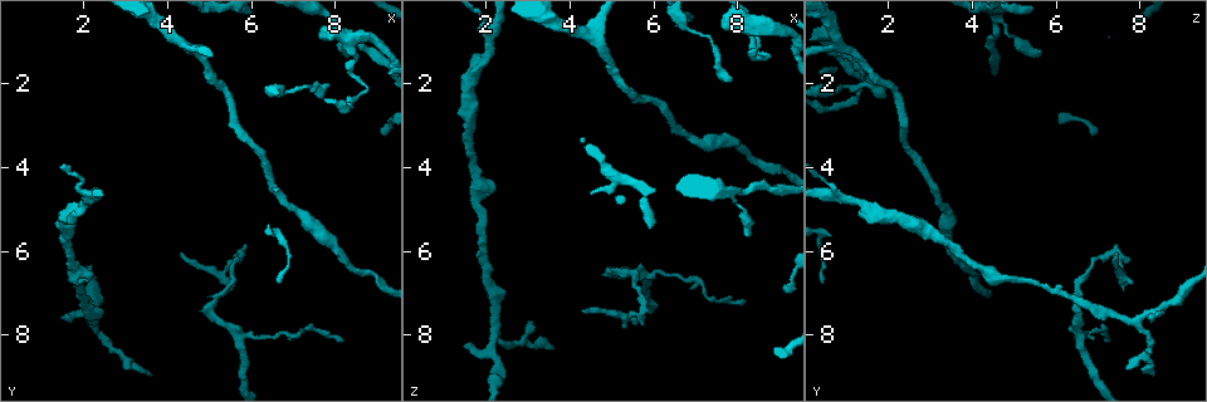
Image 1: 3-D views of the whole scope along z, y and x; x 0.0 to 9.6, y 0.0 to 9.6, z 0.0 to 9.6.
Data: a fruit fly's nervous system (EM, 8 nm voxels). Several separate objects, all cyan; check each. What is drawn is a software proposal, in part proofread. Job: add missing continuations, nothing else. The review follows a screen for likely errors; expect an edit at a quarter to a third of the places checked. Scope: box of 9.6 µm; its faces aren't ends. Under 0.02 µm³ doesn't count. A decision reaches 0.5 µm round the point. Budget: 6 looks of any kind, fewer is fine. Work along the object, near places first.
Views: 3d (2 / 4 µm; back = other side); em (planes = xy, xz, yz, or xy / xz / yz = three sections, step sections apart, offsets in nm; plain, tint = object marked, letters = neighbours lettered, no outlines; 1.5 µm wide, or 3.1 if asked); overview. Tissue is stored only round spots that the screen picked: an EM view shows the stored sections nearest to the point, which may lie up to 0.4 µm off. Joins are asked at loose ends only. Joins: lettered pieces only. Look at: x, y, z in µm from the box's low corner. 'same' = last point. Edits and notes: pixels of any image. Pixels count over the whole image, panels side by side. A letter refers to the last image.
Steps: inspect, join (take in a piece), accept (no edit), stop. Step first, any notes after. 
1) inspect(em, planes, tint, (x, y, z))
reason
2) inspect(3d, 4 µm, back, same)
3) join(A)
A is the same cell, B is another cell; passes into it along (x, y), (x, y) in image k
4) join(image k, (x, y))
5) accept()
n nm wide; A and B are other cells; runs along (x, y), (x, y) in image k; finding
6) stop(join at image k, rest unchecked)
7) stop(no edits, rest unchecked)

inspect(3d, 2 µm, (8.15, 8.20, 7.20))

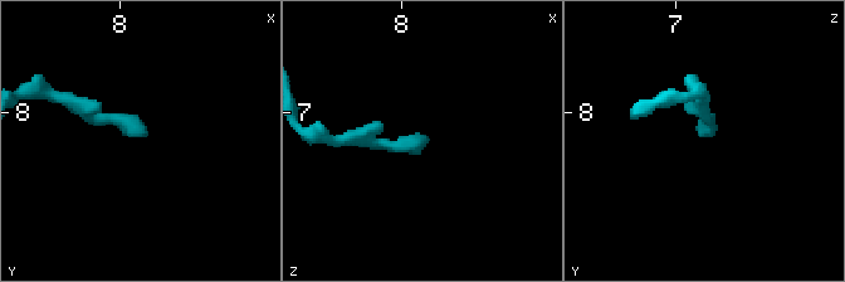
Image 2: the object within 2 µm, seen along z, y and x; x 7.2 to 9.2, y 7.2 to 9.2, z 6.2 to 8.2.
inspect(em, xy, step 8, tint, (8.12, 8.18, 7.18))
need the tissue

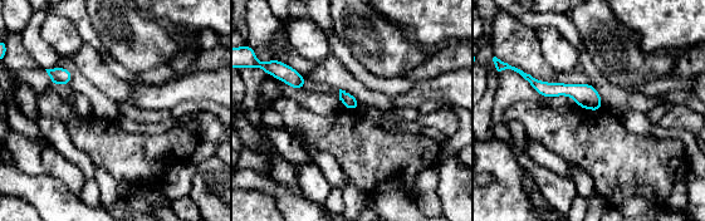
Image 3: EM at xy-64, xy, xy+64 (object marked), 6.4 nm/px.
inspect(em, planes, letters, same)
another direction

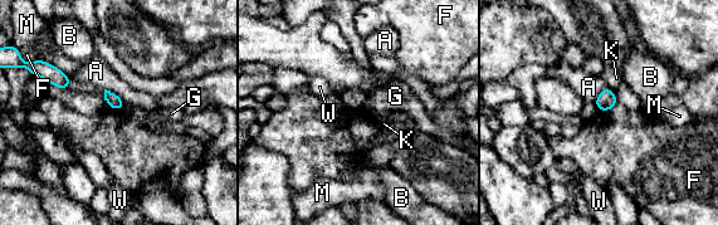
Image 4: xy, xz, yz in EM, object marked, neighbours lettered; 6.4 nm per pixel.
accept()
A, B, F, G, K, M and W are other cells; border along (618, 102), (613, 108), (599, 111) in image 4; none of them fits

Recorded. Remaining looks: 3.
inspect(3d, 2 µm, (1.45, 7.65, 8.30))
branch stops here

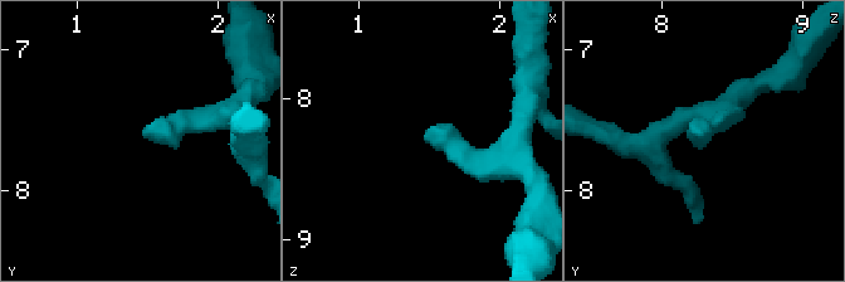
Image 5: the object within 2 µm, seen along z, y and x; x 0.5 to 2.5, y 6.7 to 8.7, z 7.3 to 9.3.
inspect(em, planes, letters, (1.46, 7.62, 8.28))
now the EM

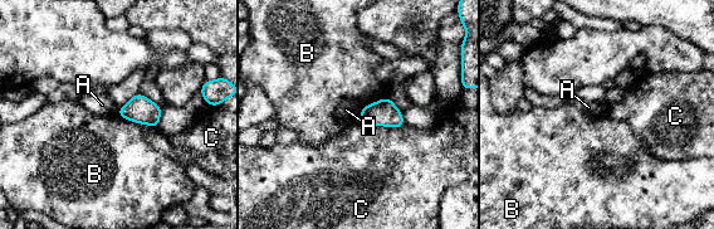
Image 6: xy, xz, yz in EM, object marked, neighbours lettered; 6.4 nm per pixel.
accept()
A, B and C are other cells; border along (389, 96), (366, 105), (358, 117) in image 6; no lettered piece goes on from it

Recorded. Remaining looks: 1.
stop(no edits, rest unchecked)

